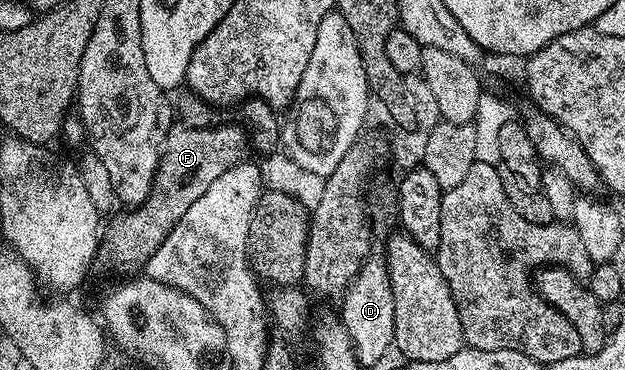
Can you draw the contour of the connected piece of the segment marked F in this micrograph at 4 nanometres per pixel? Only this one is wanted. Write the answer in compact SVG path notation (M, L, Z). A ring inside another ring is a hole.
M173 124L169 128L149 196L145 196L145 200L138 206L124 209L124 214L116 213L111 227L108 230L106 227L105 238L111 241L117 265L131 270L127 272L138 271L135 270L138 266L139 269L146 267L147 261L161 248L170 230L193 203L205 195L213 180L241 162L243 149L246 151L249 146L249 134L242 125L239 126L224 124L209 128L189 128Z

